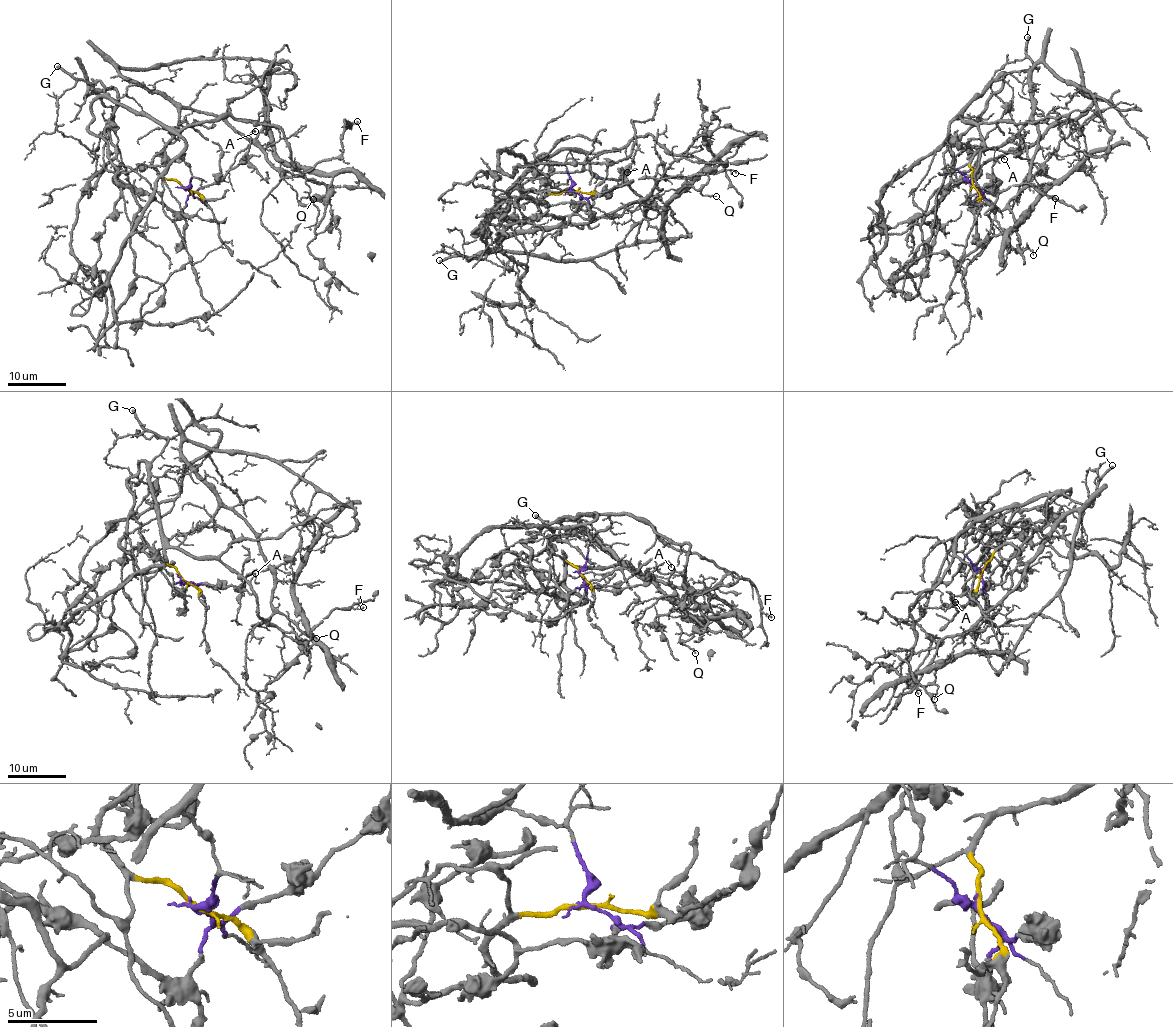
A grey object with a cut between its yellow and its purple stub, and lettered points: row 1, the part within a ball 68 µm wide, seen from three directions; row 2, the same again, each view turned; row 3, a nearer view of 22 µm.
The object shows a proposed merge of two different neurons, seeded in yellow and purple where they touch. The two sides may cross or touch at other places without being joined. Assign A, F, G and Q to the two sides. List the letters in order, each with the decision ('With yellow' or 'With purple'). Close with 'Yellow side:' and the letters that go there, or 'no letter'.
A: With purple
F: With purple
G: With purple
Q: With purple
Yellow side: no letter

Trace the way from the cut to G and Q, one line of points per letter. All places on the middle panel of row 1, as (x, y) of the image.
G: (571, 191), (564, 166), (545, 158), (544, 153), (491, 212), (482, 228), (484, 258), (457, 256), (439, 261)
Q: (571, 191), (564, 166), (544, 153), (540, 159), (611, 150), (649, 134), (712, 164), (701, 189), (716, 195)

